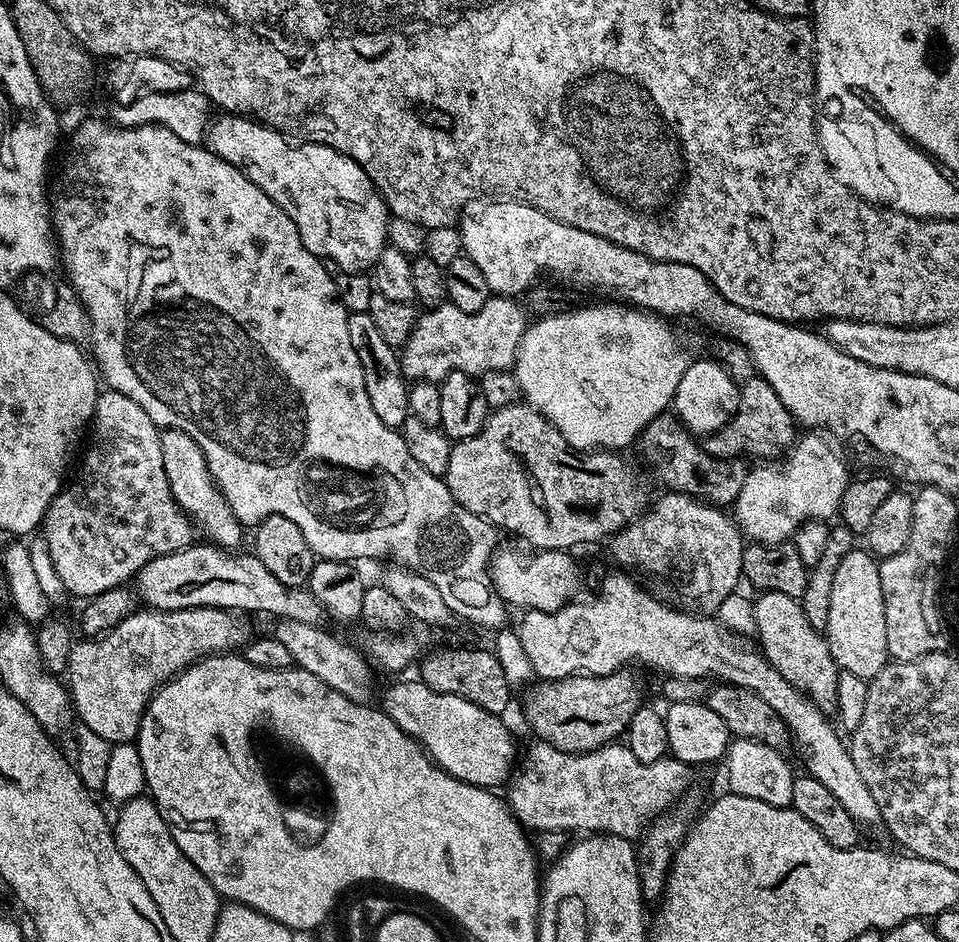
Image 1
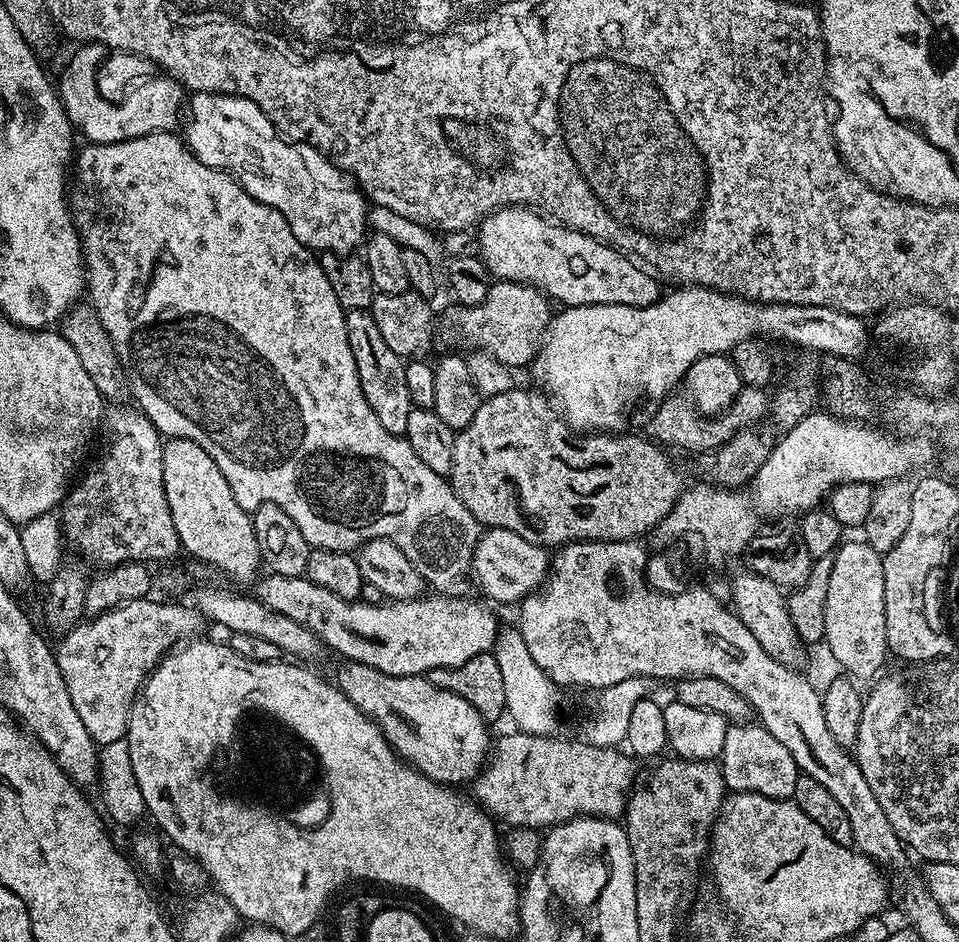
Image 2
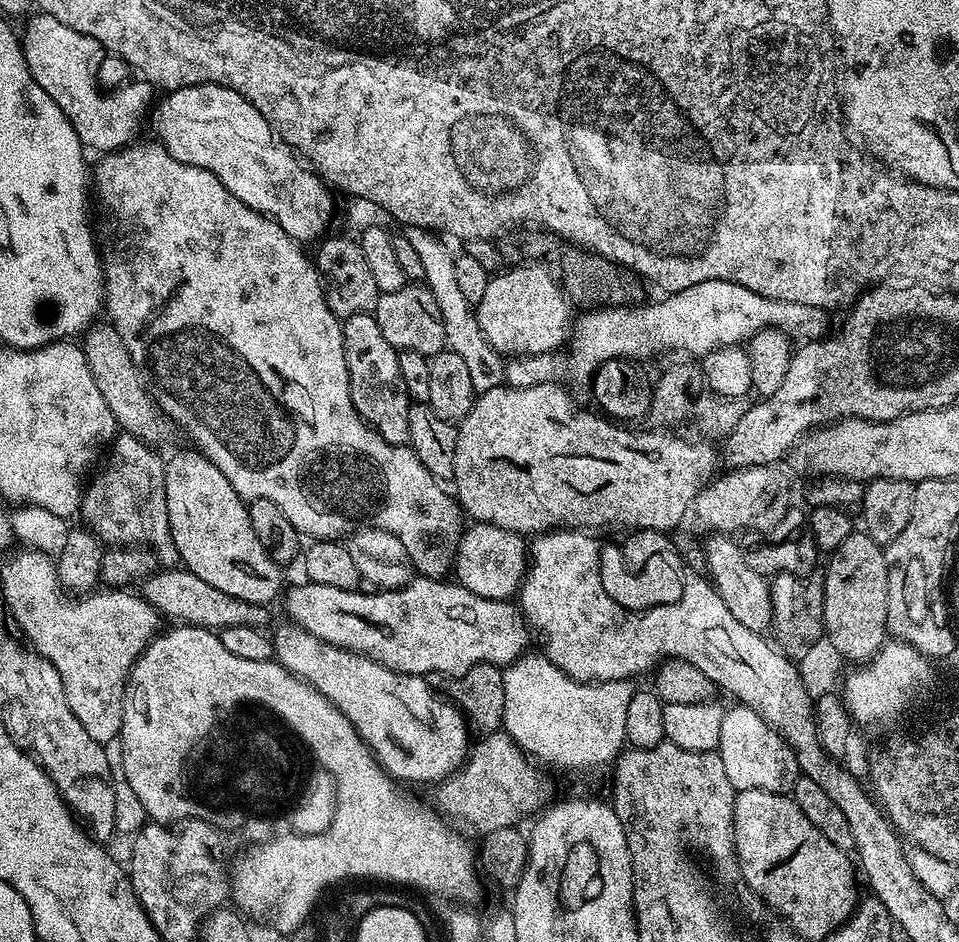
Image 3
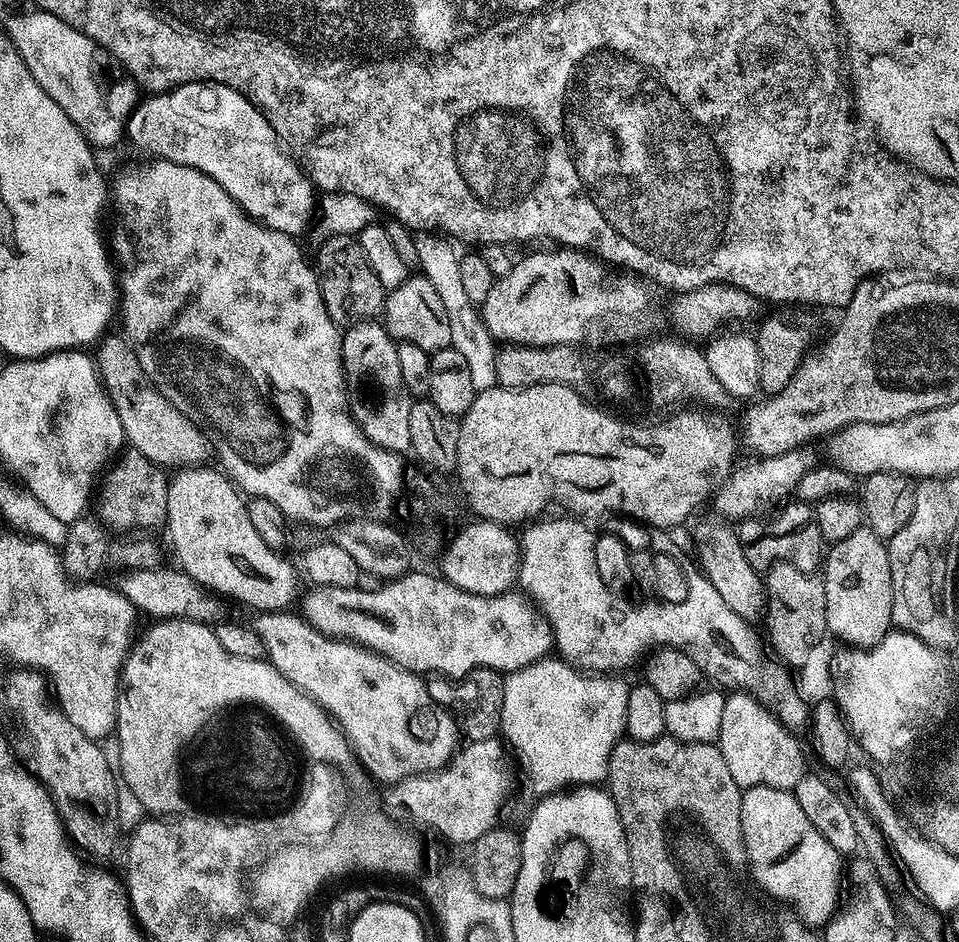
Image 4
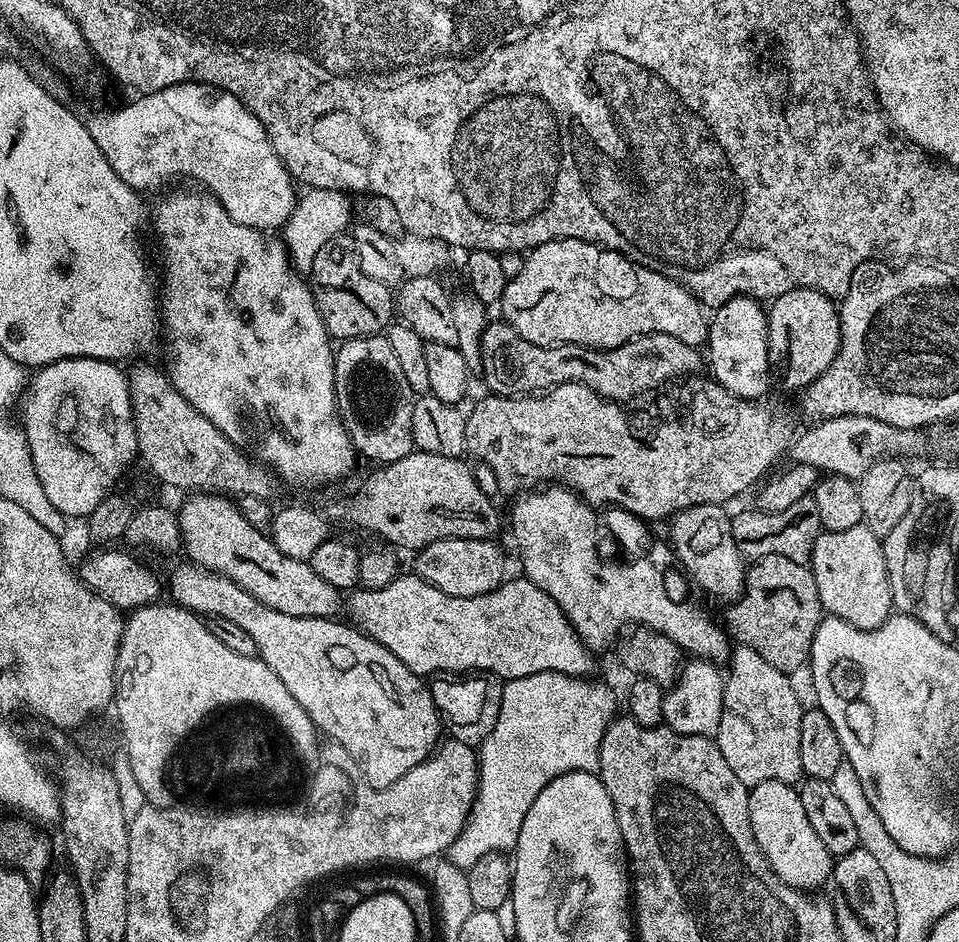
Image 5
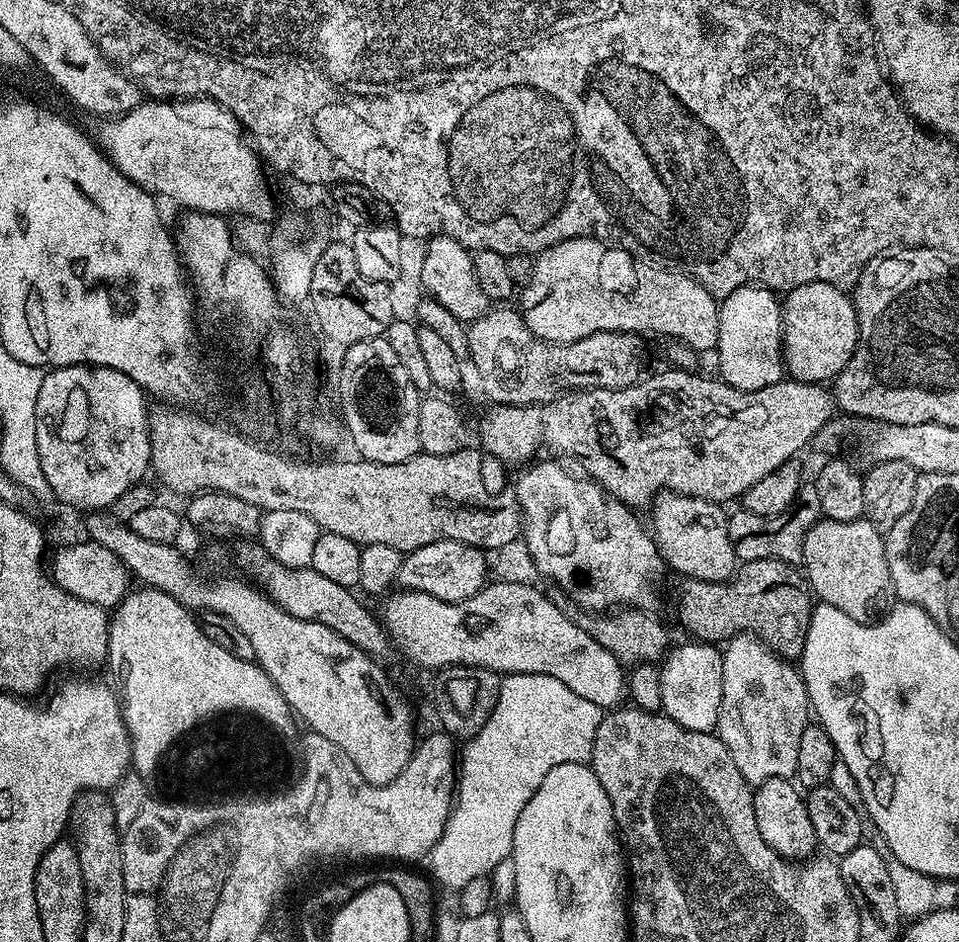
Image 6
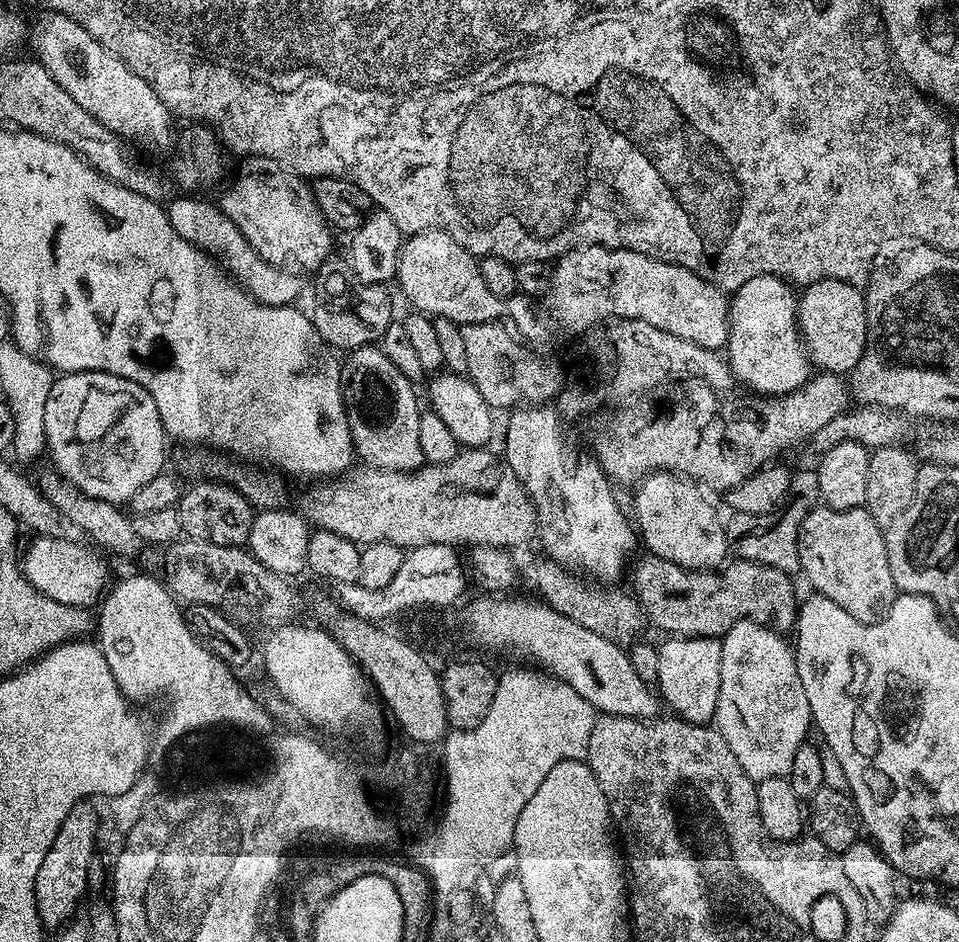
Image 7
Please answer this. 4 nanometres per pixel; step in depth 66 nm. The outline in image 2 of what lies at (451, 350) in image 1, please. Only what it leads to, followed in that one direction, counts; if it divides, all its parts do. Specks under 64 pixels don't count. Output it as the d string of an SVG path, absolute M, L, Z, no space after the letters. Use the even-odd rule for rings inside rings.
M509 280L493 283L489 287L486 298L482 298L482 302L478 306L474 306L473 308L461 307L456 311L460 312L453 314L453 326L460 328L461 334L470 343L477 344L474 345L477 349L495 356L498 362L504 363L511 370L518 370L523 364L524 367L531 365L543 341L544 331L547 330L548 324L552 321L554 315L554 308L550 303L549 297L545 296L540 289L532 287L531 284L515 284Z

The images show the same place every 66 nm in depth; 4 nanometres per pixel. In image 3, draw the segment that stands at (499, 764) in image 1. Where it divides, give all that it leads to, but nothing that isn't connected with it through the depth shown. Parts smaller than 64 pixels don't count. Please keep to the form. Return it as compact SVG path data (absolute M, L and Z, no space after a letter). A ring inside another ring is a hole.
M284 622L270 639L276 663L331 700L393 780L432 786L458 771L469 756L470 725L464 713L447 699L439 700L425 677L390 670L362 654L322 642L291 622Z

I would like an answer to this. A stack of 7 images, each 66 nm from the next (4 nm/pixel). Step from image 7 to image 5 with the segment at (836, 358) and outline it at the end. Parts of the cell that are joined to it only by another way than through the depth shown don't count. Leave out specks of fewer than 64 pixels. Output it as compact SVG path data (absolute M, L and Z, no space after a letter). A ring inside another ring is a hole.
M813 288L786 290L786 294L776 297L766 308L768 314L768 367L771 375L784 388L803 390L810 386L828 369L830 362L840 349L840 310L833 297Z

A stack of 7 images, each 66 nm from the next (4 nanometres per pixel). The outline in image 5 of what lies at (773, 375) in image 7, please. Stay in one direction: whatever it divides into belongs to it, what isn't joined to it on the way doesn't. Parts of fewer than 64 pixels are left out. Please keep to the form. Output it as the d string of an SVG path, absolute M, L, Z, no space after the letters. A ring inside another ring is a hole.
M731 296L728 301L724 303L720 308L715 309L711 313L708 322L708 339L706 341L706 349L708 348L708 354L706 350L706 368L708 366L711 379L715 380L716 383L721 384L730 394L739 396L742 400L751 400L753 402L759 401L768 392L768 380L770 384L770 369L768 367L768 314L765 305L761 301L757 300L755 296Z

